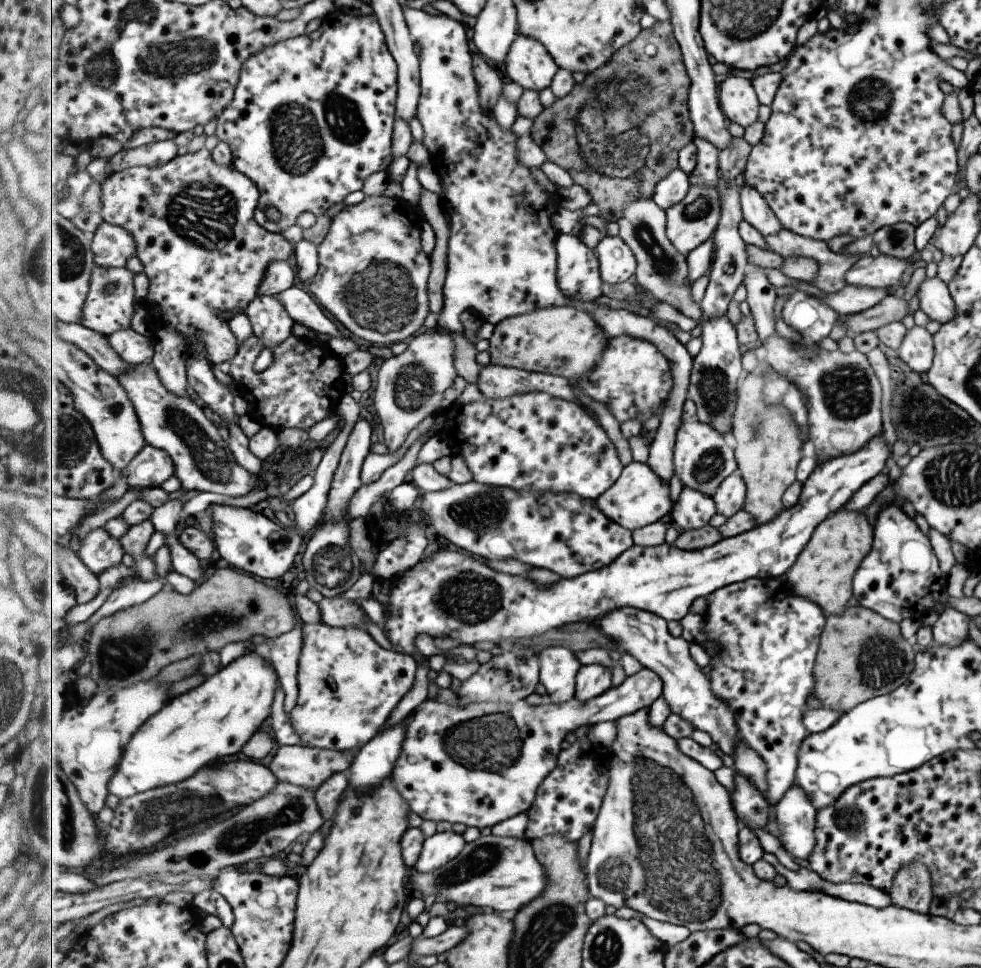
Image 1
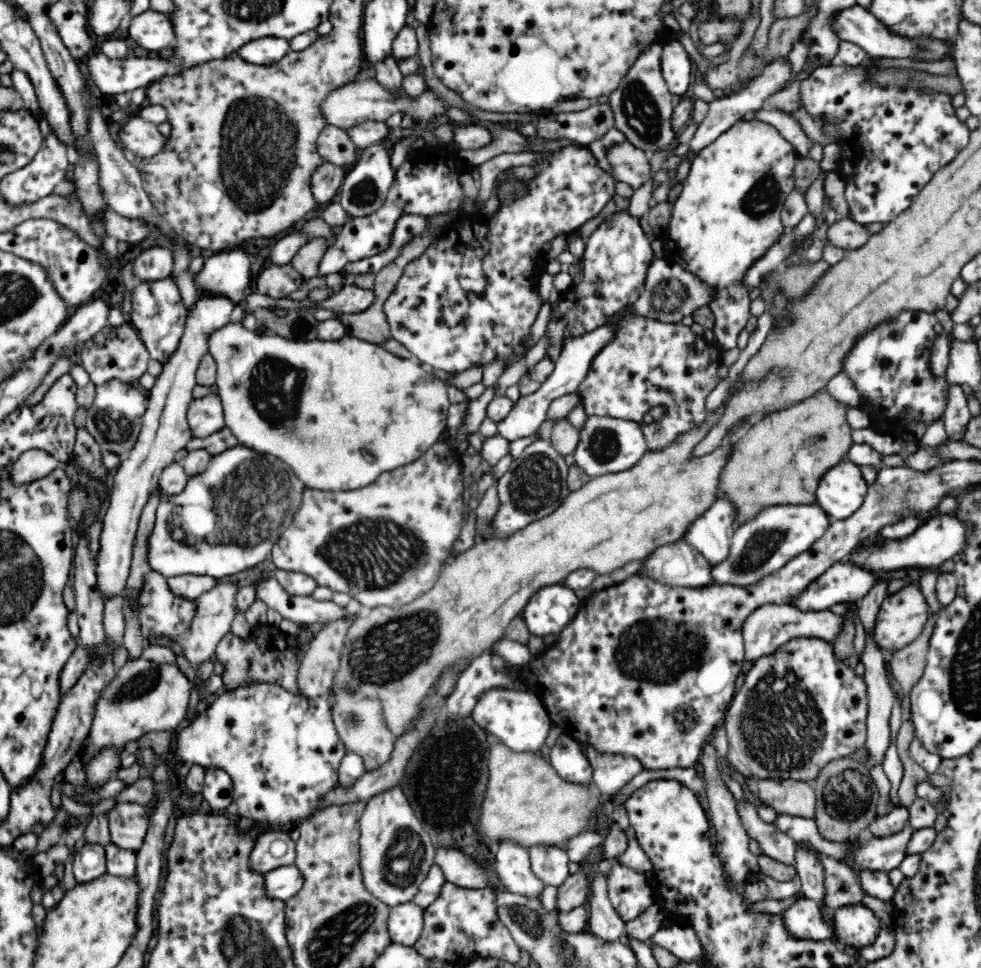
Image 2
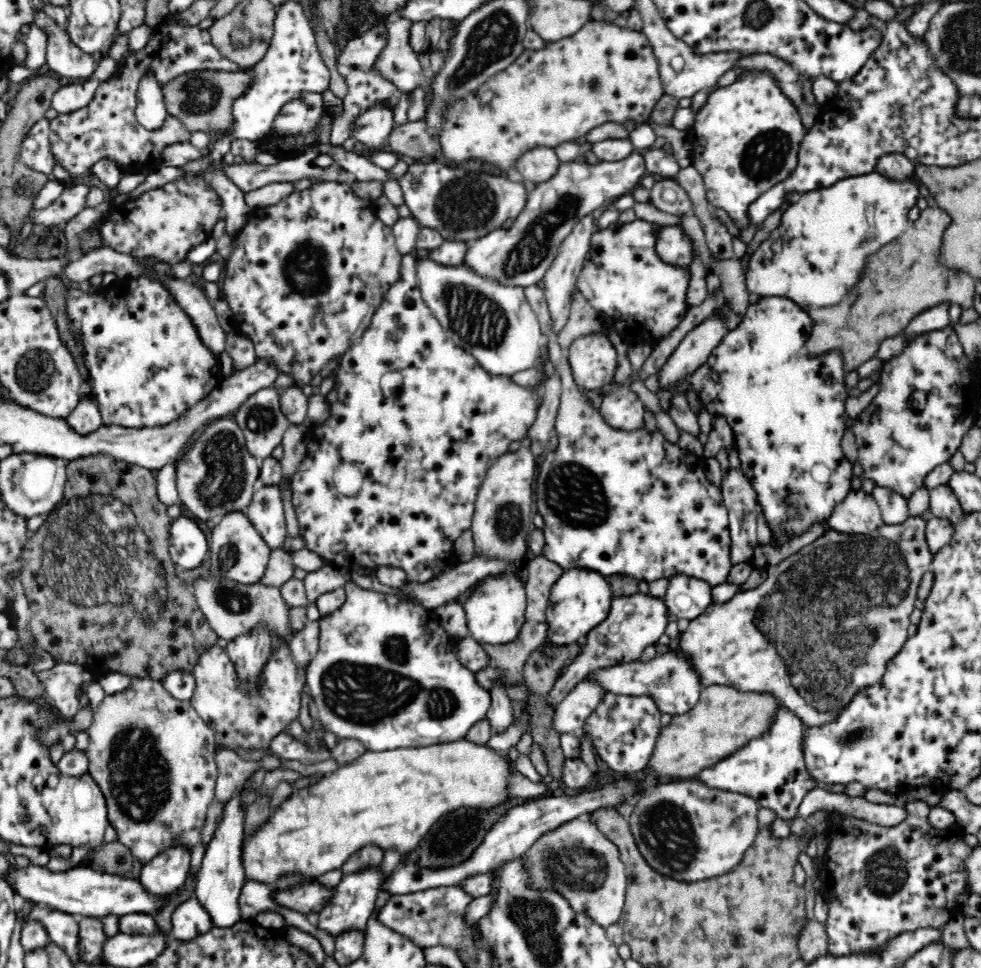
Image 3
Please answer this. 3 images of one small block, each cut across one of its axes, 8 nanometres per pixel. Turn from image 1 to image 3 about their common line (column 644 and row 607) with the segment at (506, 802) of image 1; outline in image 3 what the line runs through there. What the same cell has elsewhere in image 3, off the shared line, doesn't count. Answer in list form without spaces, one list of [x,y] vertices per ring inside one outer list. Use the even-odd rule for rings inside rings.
[[[671,577],[664,603],[673,619],[687,623],[704,614],[714,603],[712,588],[710,583],[694,577]]]

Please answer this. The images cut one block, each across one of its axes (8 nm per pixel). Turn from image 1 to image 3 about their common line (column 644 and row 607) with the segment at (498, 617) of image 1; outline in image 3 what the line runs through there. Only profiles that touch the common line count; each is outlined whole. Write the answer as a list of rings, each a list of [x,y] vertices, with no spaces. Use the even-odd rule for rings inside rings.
[[[565,569],[552,585],[546,609],[546,638],[552,646],[572,646],[607,616],[613,594],[607,577],[594,569]]]

